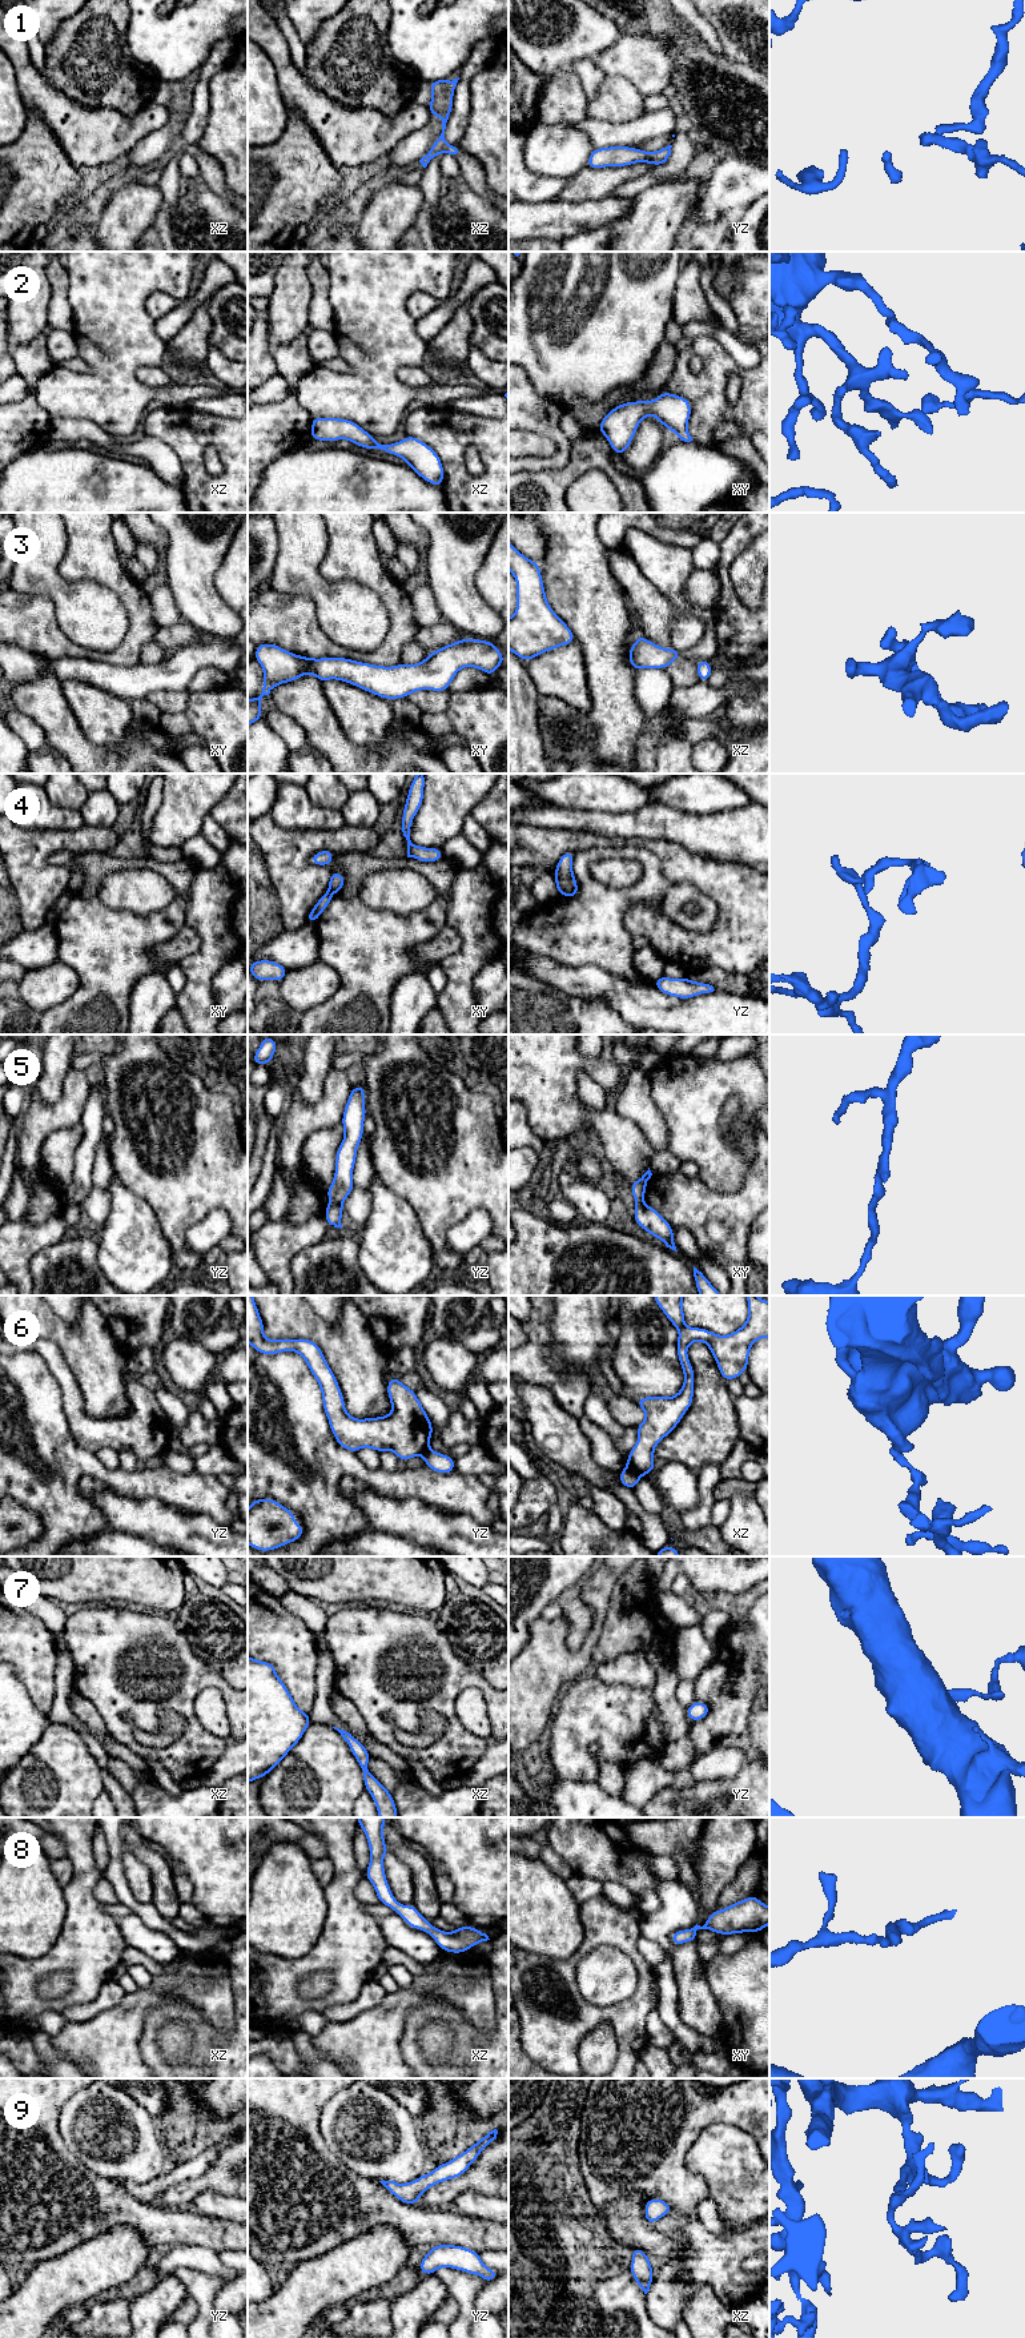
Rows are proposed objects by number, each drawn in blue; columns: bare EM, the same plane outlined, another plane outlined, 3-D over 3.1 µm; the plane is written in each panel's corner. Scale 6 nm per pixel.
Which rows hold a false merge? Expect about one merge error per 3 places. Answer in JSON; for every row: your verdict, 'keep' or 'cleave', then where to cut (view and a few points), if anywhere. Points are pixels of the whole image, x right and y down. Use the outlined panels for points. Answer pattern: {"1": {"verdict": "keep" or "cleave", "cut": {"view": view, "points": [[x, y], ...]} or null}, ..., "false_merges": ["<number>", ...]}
{"1": {"verdict": "keep", "cut": null}, "2": {"verdict": "keep", "cut": null}, "3": {"verdict": "keep", "cut": null}, "4": {"verdict": "cleave", "cut": {"view": "xy", "points": [[328, 890], [333, 894]]}}, "5": {"verdict": "cleave", "cut": {"view": "yz", "points": [[330, 1202], [341, 1205]]}}, "6": {"verdict": "cleave", "cut": {"view": "xz", "points": [[627, 1465], [642, 1475]]}}, "7": {"verdict": "keep", "cut": null}, "8": {"verdict": "keep", "cut": null}, "9": {"verdict": "keep", "cut": null}, "false_merges": ["4", "5", "6"]}

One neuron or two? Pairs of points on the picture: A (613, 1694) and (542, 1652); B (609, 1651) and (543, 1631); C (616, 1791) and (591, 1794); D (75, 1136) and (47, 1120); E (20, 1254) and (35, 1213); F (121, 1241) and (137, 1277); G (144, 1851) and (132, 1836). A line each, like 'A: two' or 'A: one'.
A: two
B: two
C: two
D: two
E: two
F: one
G: one

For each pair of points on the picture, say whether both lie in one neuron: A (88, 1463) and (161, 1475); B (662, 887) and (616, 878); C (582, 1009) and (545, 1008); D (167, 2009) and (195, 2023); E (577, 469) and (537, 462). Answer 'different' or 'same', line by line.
A: same
B: different
C: same
D: same
E: different

